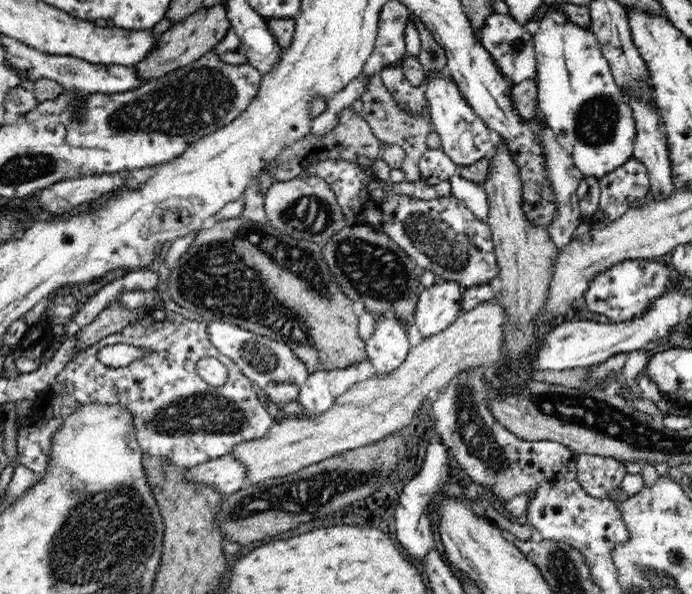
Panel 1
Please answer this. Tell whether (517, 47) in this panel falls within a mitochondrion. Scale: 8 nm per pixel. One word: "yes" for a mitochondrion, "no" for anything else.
yes

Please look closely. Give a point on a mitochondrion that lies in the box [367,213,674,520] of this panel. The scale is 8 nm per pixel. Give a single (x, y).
(480, 441)

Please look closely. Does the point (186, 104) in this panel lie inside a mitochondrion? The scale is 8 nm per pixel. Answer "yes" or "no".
yes

